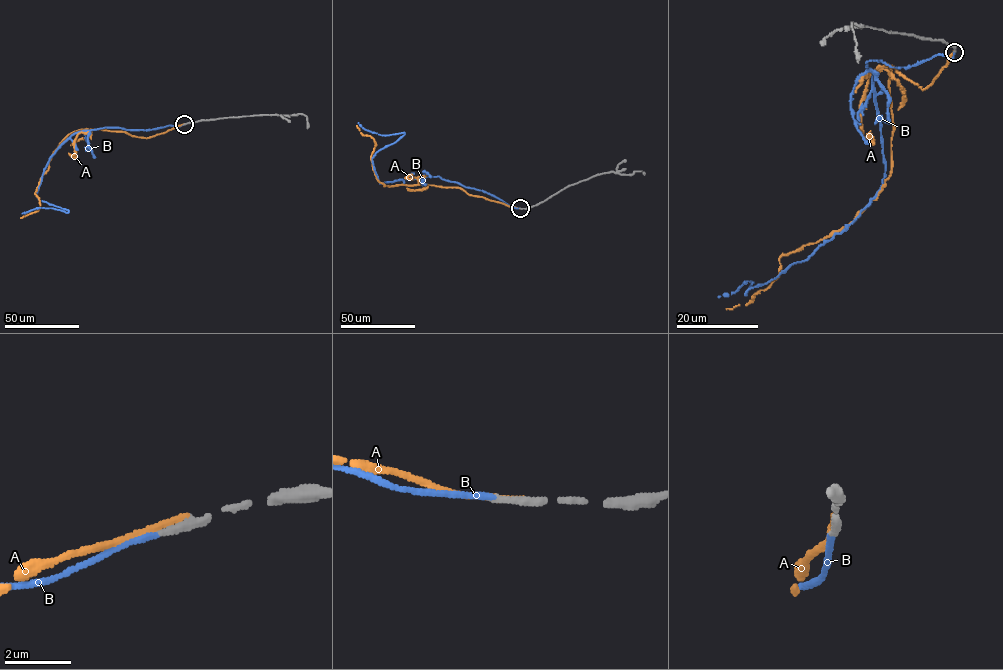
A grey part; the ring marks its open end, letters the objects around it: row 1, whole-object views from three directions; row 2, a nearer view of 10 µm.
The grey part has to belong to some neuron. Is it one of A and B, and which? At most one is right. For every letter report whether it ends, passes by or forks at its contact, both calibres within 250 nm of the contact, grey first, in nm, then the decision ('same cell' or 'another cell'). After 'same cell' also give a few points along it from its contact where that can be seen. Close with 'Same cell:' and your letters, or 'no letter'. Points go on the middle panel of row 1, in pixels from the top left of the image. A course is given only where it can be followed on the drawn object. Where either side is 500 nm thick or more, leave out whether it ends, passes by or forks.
A: it ends | 260/220 nm | another cell
B: it ends | 200/180 nm | same cell | via (520, 208), (482, 190), (439, 176), (381, 183), (372, 158), (404, 133), (381, 135), (363, 128), (358, 122)
Same cell: B

